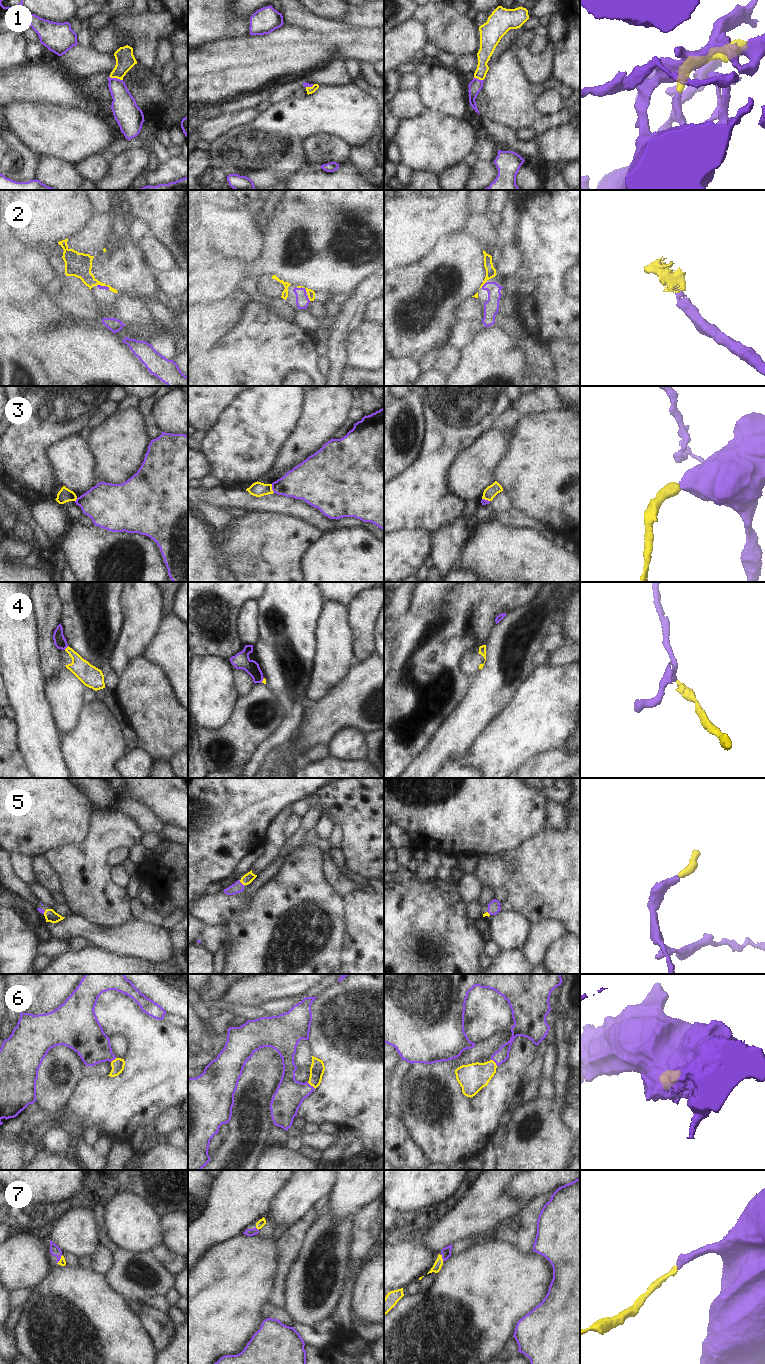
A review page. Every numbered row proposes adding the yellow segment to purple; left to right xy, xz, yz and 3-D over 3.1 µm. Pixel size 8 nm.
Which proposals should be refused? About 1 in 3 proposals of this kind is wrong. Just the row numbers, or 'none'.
3, 4

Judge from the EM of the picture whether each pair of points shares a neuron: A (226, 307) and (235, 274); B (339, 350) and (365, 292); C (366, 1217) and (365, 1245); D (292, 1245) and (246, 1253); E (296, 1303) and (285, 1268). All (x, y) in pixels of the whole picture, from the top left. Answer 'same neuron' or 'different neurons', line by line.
A: different neurons
B: same neuron
C: same neuron
D: different neurons
E: different neurons

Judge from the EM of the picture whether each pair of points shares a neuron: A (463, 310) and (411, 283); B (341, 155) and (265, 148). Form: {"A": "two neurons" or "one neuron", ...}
{"A": "two neurons", "B": "two neurons"}

